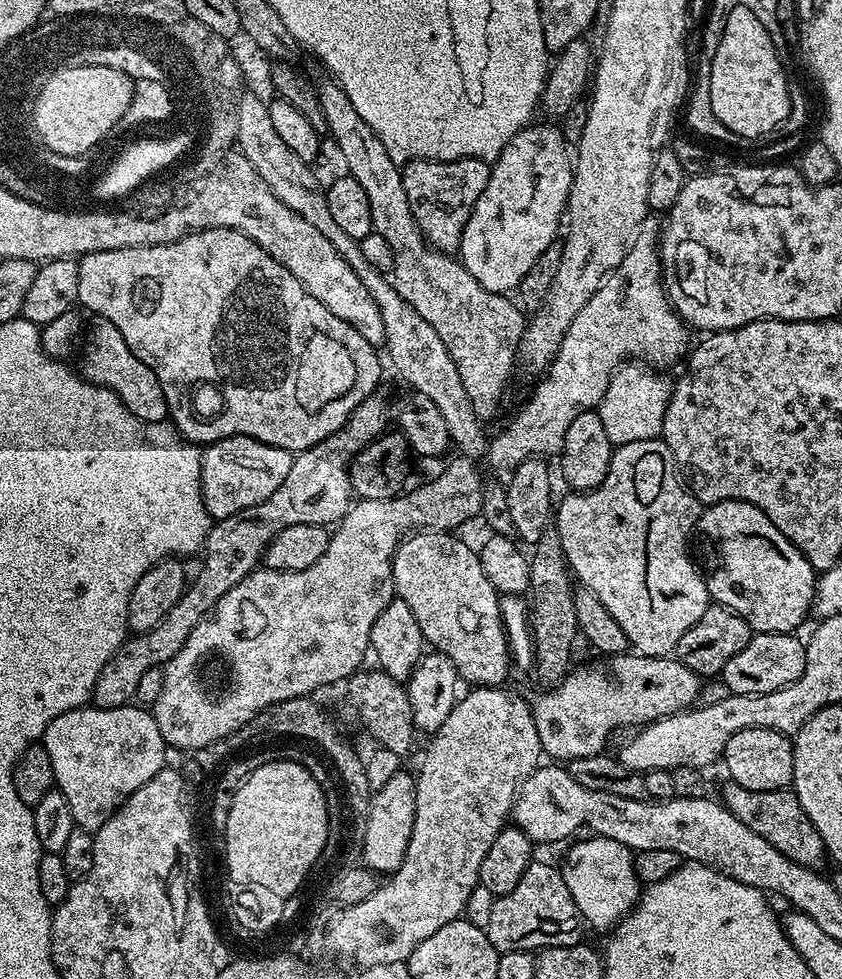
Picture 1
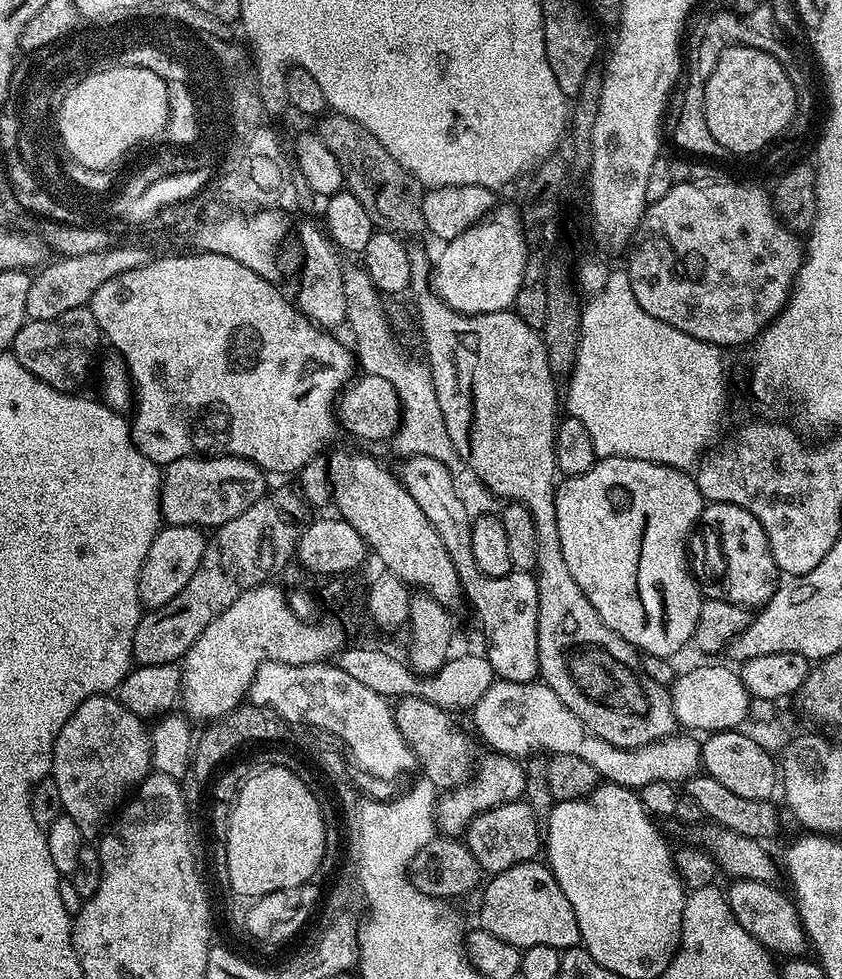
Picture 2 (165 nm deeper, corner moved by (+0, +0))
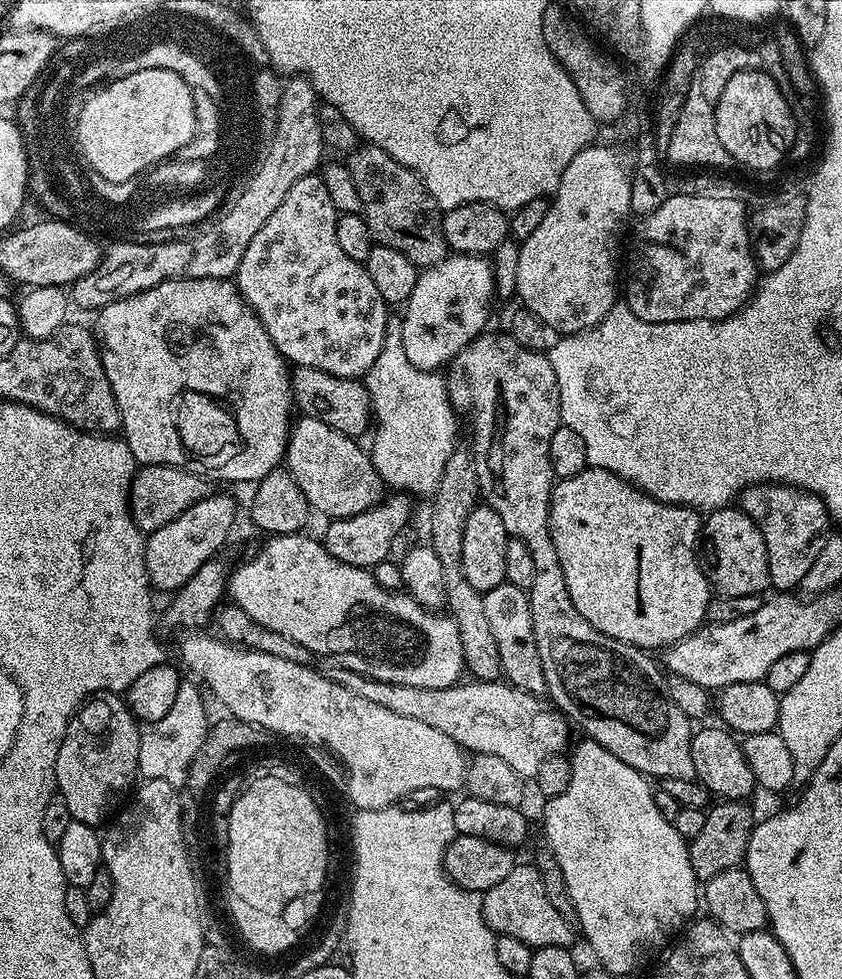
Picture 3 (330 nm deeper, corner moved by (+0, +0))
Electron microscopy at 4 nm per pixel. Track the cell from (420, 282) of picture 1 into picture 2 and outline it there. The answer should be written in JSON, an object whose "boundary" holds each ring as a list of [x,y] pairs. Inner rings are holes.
{"boundary":[[[412,250],[409,251],[408,258],[410,262],[408,287],[410,296],[416,299],[416,316],[420,319],[420,332],[424,335],[424,352],[428,355],[426,365],[429,371],[432,372],[434,390],[437,391],[439,409],[442,410],[443,421],[446,422],[446,431],[454,444],[455,450],[463,460],[463,467],[468,472],[469,470],[472,471],[494,495],[501,496],[504,502],[521,504],[531,512],[534,518],[534,530],[538,538],[538,562],[534,569],[534,575],[538,586],[539,679],[548,684],[550,690],[554,690],[554,694],[558,694],[558,698],[562,698],[562,702],[566,702],[566,706],[570,706],[570,710],[574,710],[576,717],[582,721],[589,732],[614,746],[637,748],[638,746],[646,746],[655,740],[664,740],[673,735],[678,728],[669,689],[663,684],[654,682],[654,678],[650,678],[650,674],[646,674],[646,670],[640,664],[641,653],[633,645],[626,643],[617,632],[610,630],[610,626],[606,626],[606,622],[602,622],[598,610],[594,610],[594,606],[590,606],[586,594],[582,594],[578,582],[574,582],[574,574],[570,574],[570,566],[566,566],[566,558],[562,558],[562,542],[558,538],[558,518],[556,517],[556,489],[558,487],[558,469],[556,467],[556,426],[558,423],[558,415],[556,416],[556,384],[558,384],[558,380],[557,377],[552,375],[550,365],[547,362],[547,348],[544,345],[541,333],[535,328],[526,326],[526,322],[522,322],[522,318],[518,318],[515,311],[512,310],[478,314],[477,316],[464,316],[460,312],[455,312],[453,308],[446,306],[446,302],[442,302],[442,298],[438,298],[432,290],[430,256],[428,260],[426,253]]]}

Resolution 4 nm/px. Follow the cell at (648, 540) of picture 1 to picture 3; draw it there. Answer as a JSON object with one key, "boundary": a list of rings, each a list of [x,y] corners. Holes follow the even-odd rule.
{"boundary":[[[589,466],[582,474],[574,474],[574,478],[553,487],[550,530],[570,598],[578,614],[602,634],[645,650],[664,650],[705,623],[710,580],[696,561],[696,539],[702,536],[702,516],[697,509],[664,504],[627,480]]]}

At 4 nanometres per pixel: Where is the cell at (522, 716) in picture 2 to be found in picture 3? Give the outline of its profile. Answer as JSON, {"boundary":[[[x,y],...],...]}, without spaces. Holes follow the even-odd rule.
{"boundary":[[[339,666],[327,669],[326,675],[346,686],[346,690],[354,690],[354,694],[362,694],[362,698],[370,698],[370,702],[394,710],[394,714],[418,718],[418,722],[442,730],[442,734],[454,738],[454,742],[469,753],[502,758],[506,766],[525,778],[535,778],[541,762],[569,747],[569,721],[555,707],[543,708],[541,697],[531,696],[507,682],[476,680],[472,684],[461,682],[450,688],[419,688],[372,680]]]}

